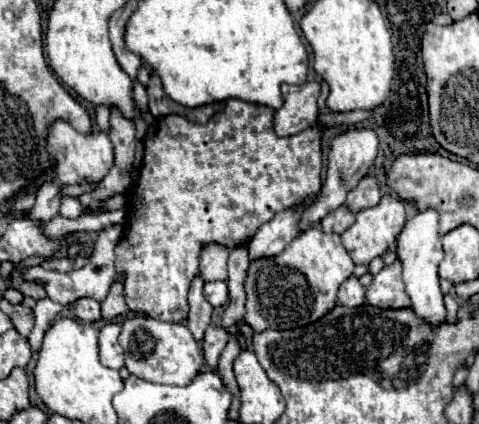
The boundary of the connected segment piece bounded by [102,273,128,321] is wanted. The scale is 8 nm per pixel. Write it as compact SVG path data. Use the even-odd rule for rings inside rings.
M116 273L114 285L102 303L102 317L106 321L110 321L110 319L114 319L126 311L128 311L128 305L124 301L124 273Z

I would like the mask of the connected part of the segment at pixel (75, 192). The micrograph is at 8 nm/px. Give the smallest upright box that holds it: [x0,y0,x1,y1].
[62,183,98,197]

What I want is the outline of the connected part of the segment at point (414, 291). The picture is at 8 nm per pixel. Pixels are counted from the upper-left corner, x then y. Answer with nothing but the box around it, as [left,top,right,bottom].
[396,209,446,325]

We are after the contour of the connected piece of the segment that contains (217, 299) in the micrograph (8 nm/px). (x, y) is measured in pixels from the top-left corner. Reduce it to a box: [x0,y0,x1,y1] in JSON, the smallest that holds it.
[204,281,228,307]

